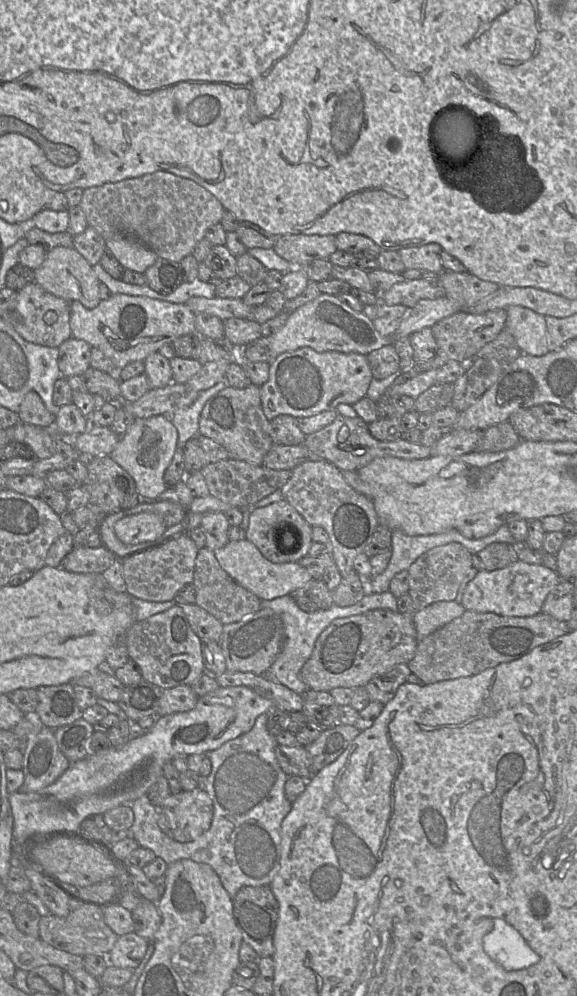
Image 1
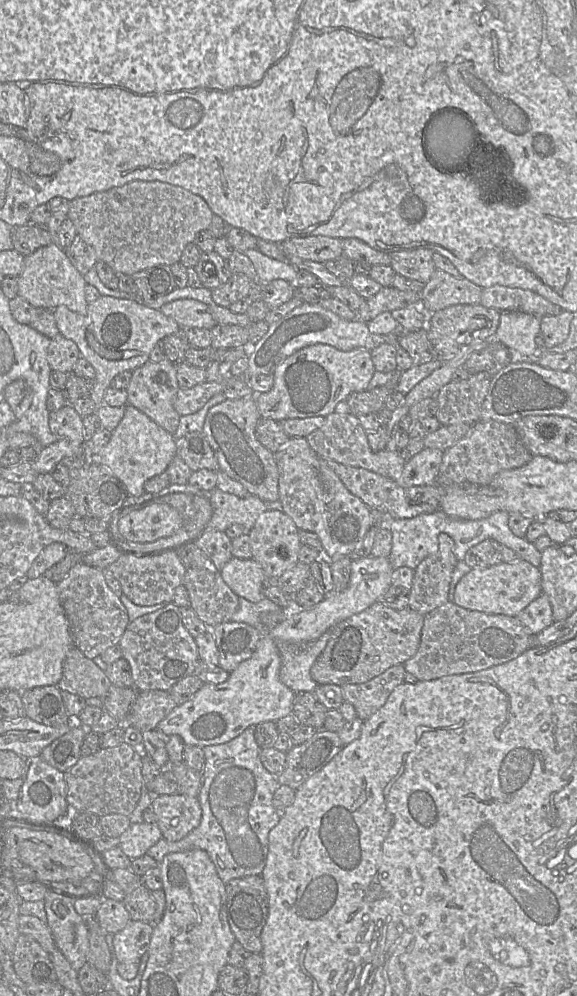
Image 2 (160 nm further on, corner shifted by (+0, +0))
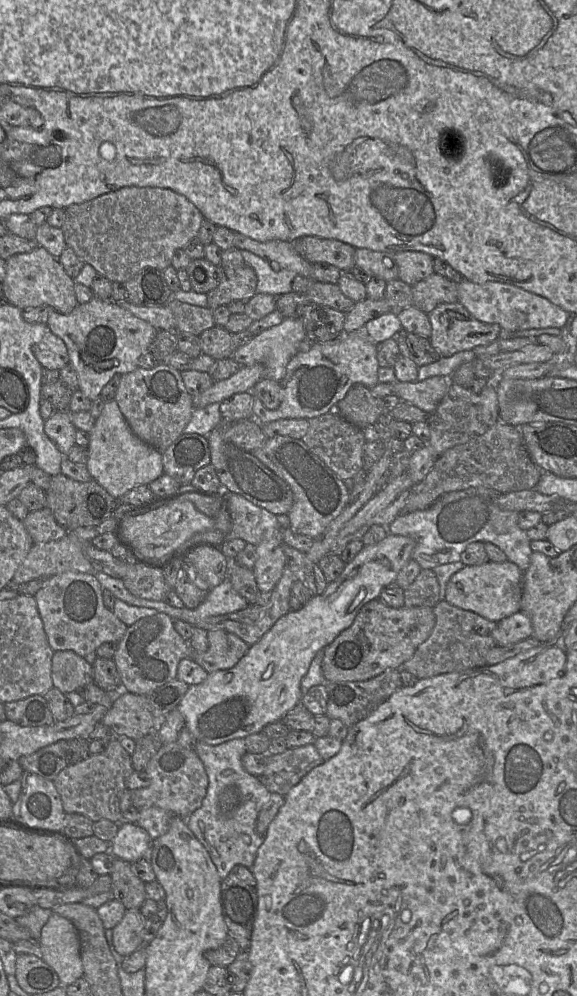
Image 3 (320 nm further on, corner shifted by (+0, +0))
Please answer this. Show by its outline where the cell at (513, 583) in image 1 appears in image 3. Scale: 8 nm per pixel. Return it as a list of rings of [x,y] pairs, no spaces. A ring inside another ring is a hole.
[[[489,560],[481,565],[464,565],[449,579],[445,590],[445,600],[451,605],[475,612],[497,623],[520,611],[523,574],[524,572],[515,563],[508,560],[505,562]]]

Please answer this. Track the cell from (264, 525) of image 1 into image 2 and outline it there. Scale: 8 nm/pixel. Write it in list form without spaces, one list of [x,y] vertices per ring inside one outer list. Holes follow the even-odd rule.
[[[266,510],[261,513],[248,535],[251,541],[252,559],[260,564],[268,580],[276,580],[284,571],[299,562],[298,554],[302,545],[299,539],[299,529],[283,511]],[[280,547],[285,548],[284,556],[278,553]]]

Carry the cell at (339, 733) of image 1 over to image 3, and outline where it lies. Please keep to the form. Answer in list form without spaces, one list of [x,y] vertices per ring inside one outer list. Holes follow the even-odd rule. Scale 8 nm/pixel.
[[[314,744],[287,748],[282,753],[268,756],[266,767],[258,779],[269,792],[285,797],[304,776],[323,762],[325,760]]]

